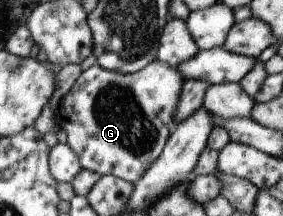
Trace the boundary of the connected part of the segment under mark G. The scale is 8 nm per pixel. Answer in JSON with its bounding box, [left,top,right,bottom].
[57,60,184,184]

